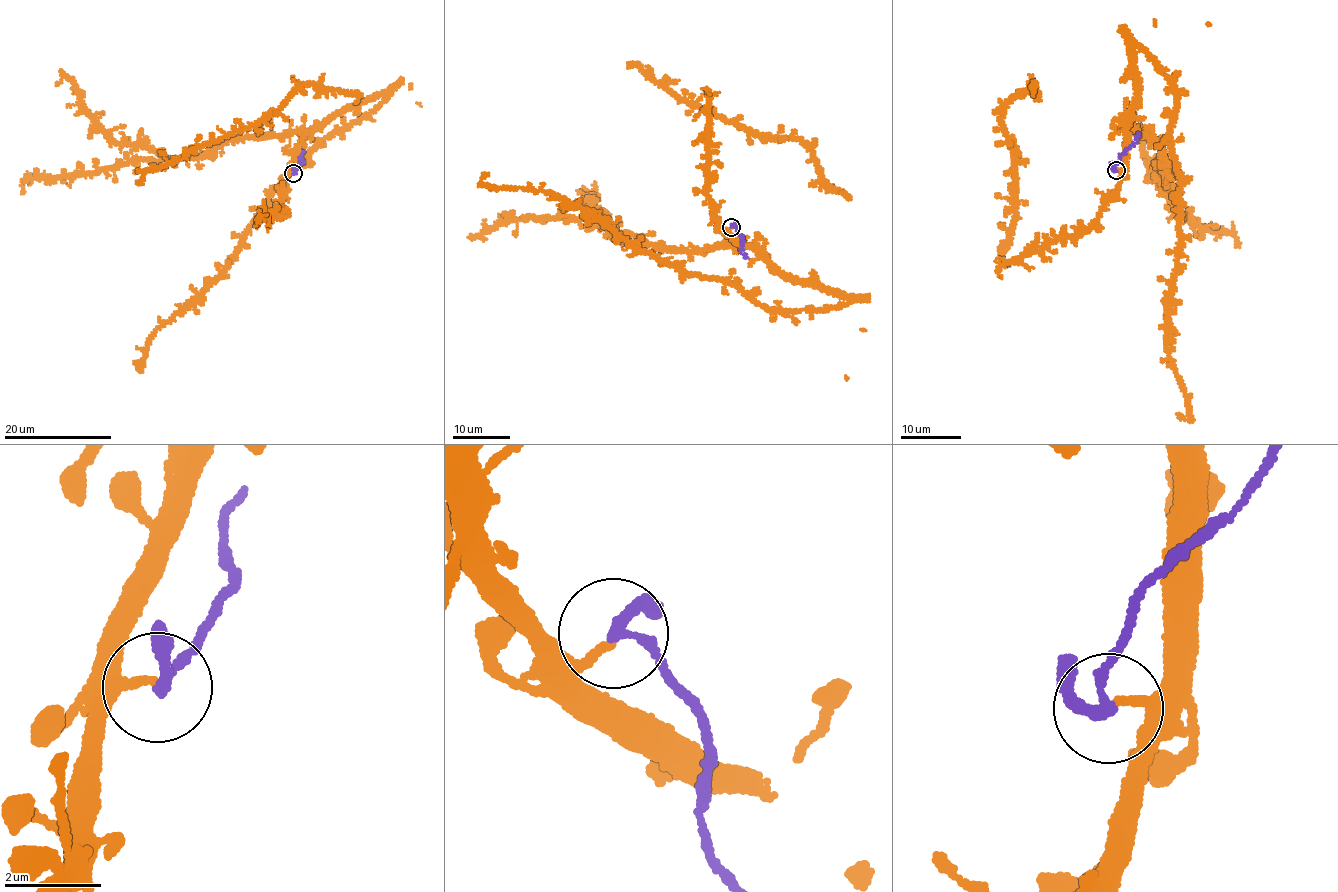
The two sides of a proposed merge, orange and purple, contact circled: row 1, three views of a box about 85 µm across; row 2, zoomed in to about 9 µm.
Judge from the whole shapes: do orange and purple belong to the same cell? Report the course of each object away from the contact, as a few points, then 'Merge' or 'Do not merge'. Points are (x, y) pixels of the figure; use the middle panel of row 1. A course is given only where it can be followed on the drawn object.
Course of orange: (731, 228), (789, 276), (848, 299), (770, 311), (731, 282), (642, 250), (560, 196), (485, 184), (487, 173). Course of purple: (730, 226), (738, 232), (743, 241), (741, 251), (747, 259). Do not merge

